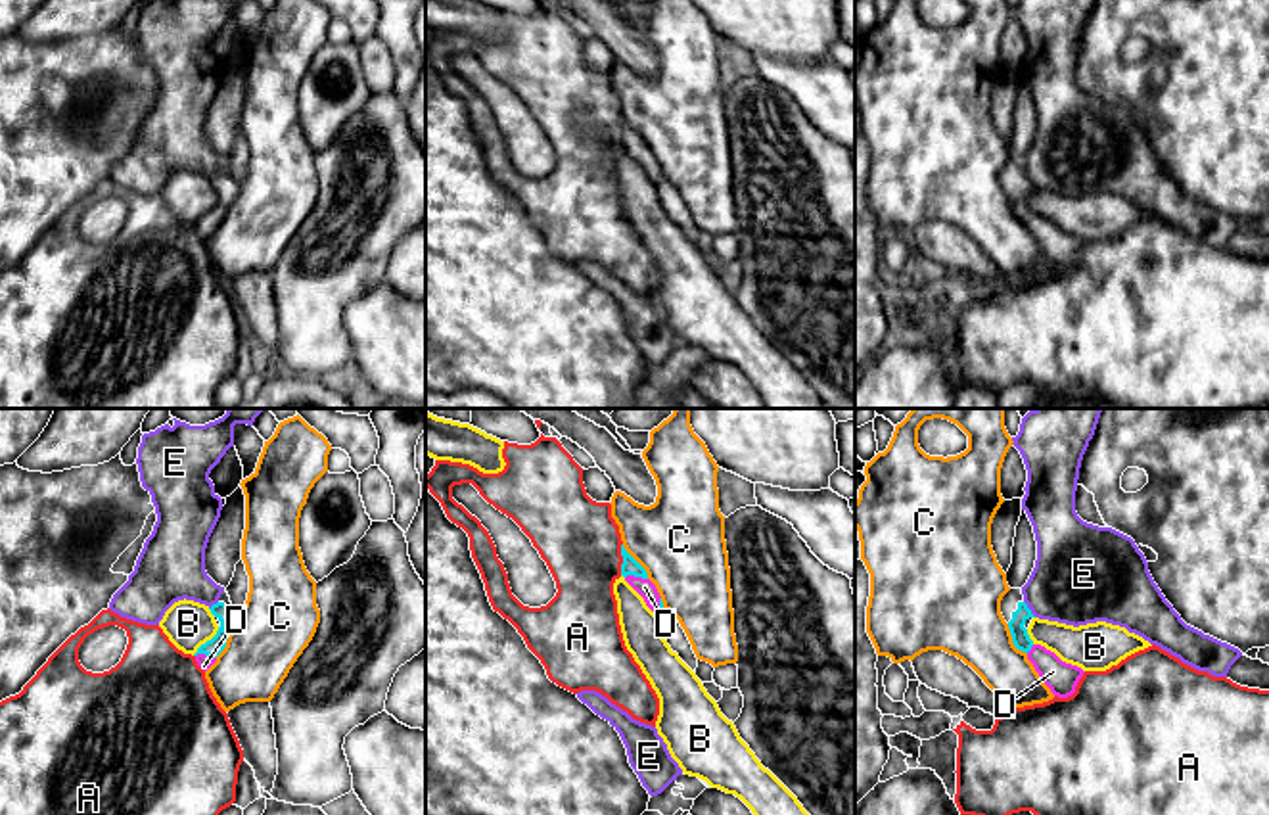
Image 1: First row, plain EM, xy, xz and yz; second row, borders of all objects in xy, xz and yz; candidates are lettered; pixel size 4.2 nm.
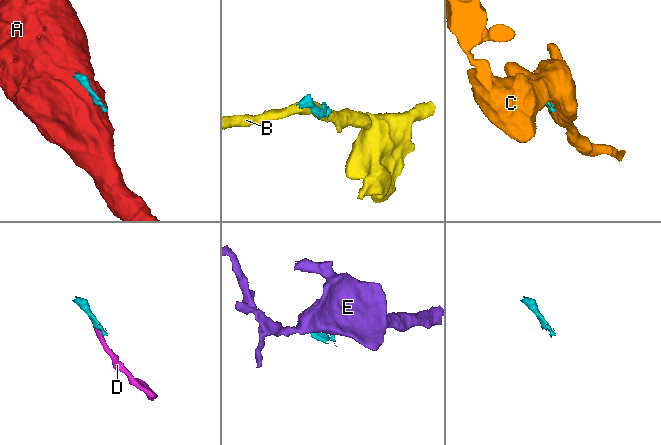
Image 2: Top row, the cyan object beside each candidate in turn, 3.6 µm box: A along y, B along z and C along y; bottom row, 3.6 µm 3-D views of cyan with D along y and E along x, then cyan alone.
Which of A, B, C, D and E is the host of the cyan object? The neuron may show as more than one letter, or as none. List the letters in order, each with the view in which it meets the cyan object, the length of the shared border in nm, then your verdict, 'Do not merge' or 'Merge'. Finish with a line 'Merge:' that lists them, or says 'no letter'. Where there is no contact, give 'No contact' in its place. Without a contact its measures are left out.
A: Touches cyan in xz. Shared border 140 nm. Do not merge
B: Touches cyan in xy. Shared border 170 nm. Do not merge
C: Touches cyan in yz. Shared border 160 nm. Do not merge
D: Touches cyan in xz. Shared border 100 nm. Merge
E: Touches cyan in yz. Shared border 90 nm. Do not merge
Merge: D

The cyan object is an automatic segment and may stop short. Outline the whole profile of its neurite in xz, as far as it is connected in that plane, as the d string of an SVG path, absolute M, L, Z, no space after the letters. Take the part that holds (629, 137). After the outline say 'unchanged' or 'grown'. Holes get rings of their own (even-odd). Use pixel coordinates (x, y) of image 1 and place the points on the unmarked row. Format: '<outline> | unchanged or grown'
M621 115L621 146L625 151L644 169L646 176L659 186L663 180L661 167L656 159L656 155L648 150L646 140L625 121Z | grown

